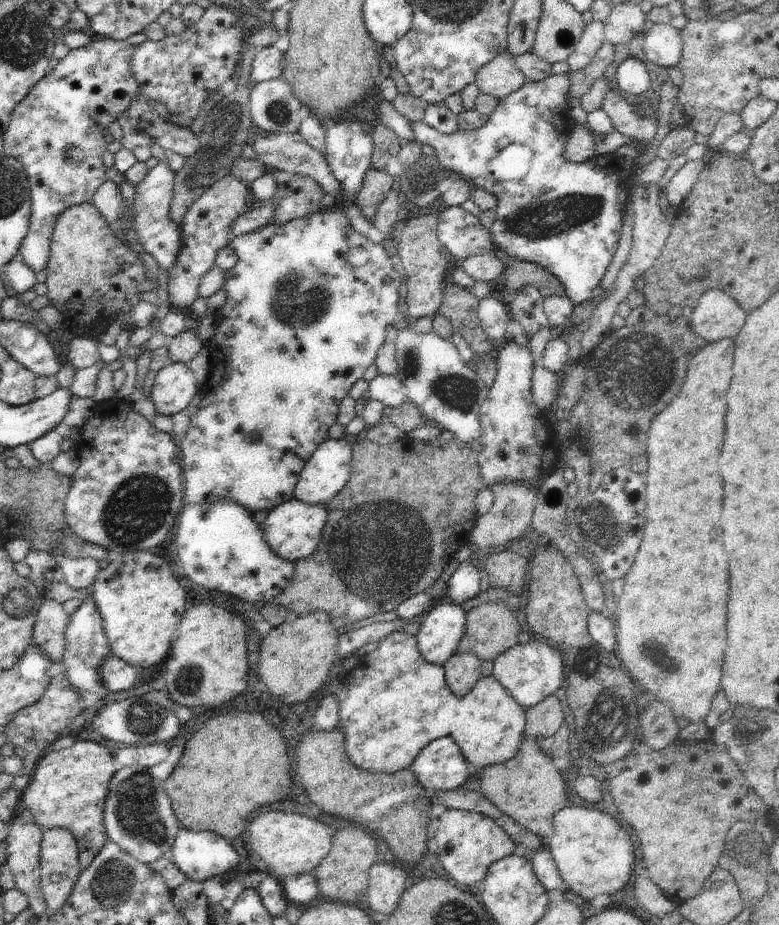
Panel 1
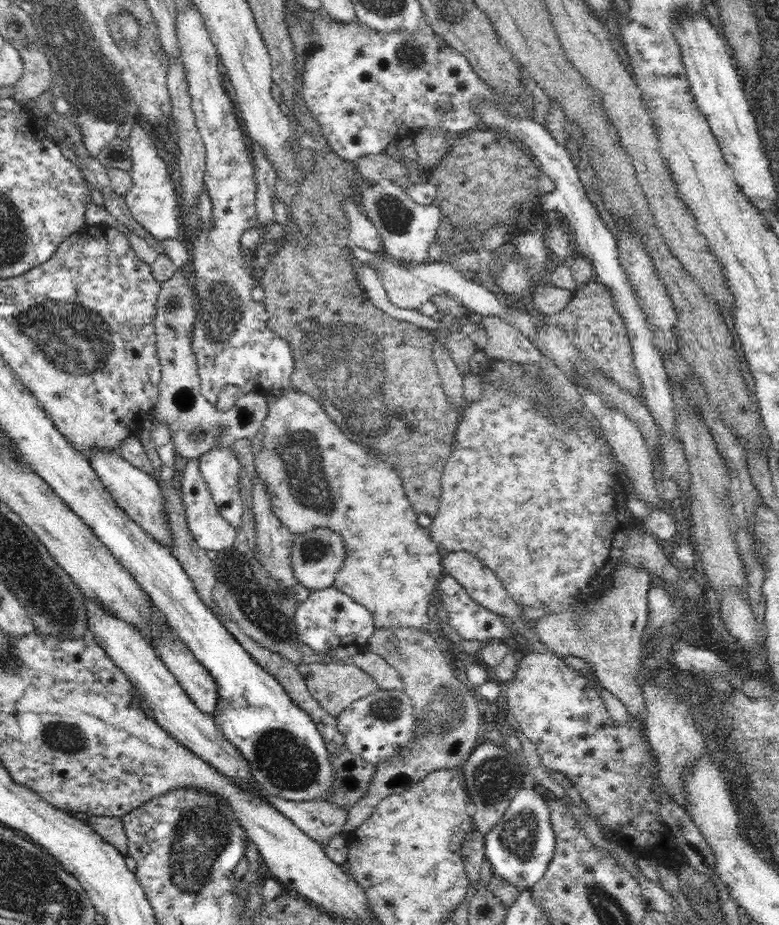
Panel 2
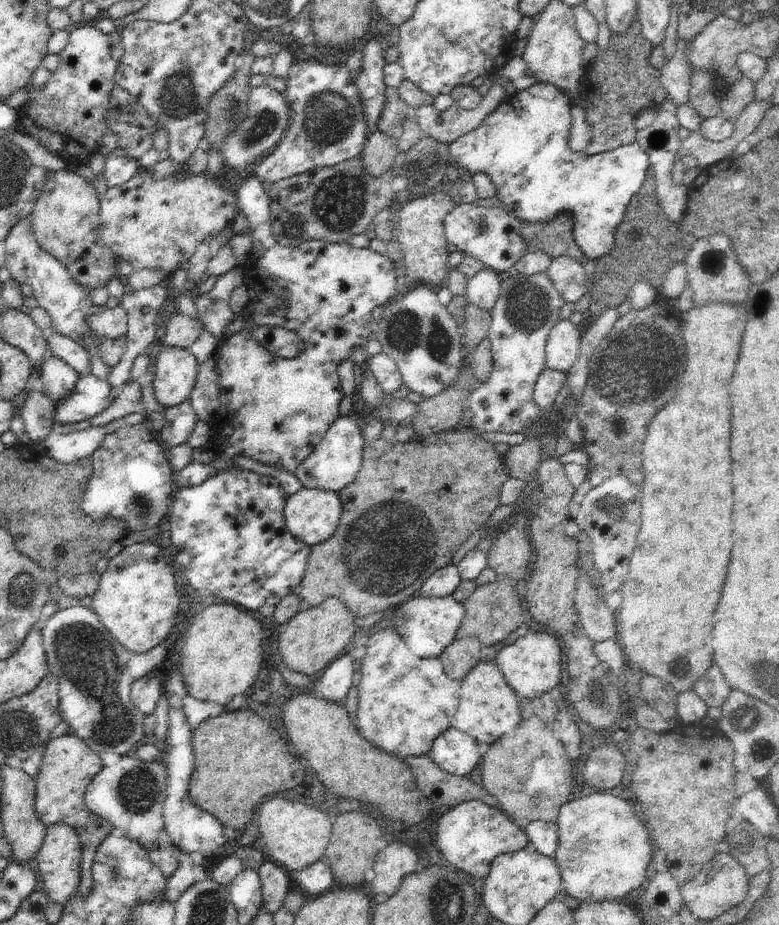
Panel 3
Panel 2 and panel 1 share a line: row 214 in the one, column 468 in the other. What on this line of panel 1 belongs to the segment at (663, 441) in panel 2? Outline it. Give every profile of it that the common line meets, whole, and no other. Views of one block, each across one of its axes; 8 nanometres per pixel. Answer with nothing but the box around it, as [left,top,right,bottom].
[446,560,480,605]

